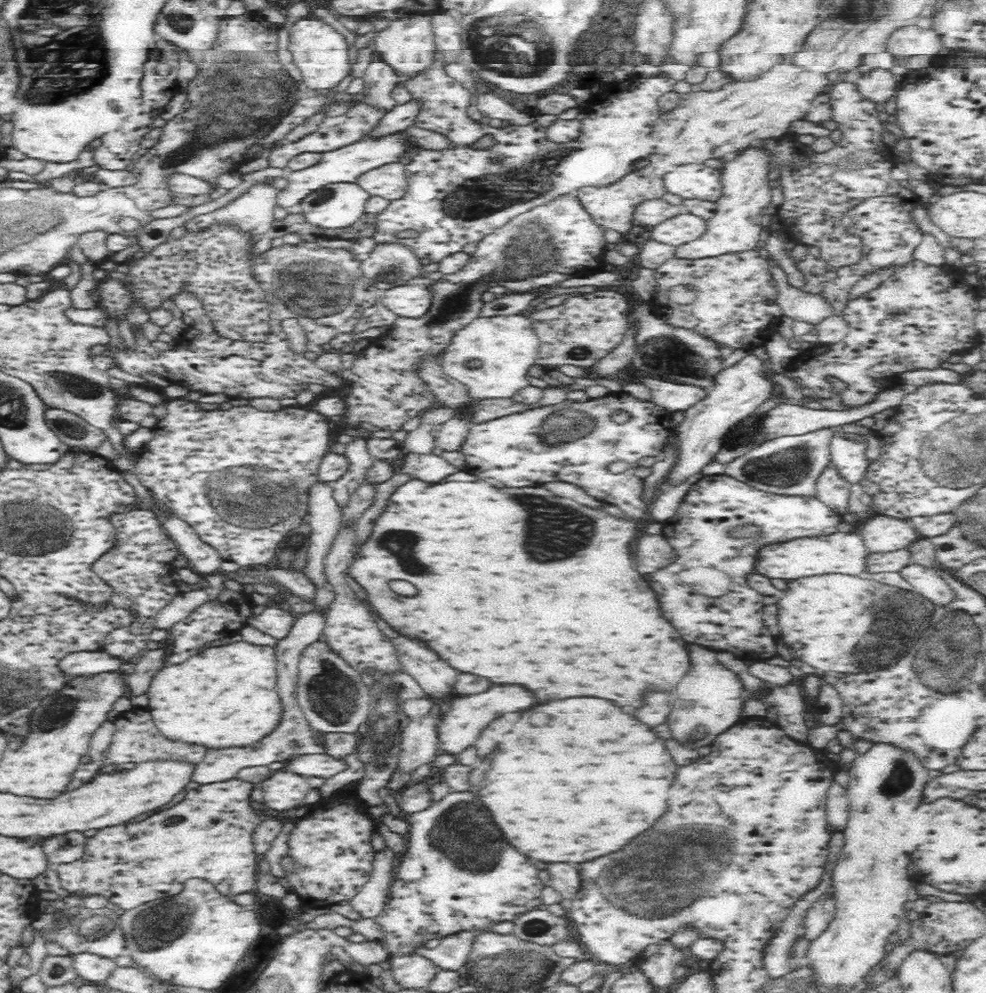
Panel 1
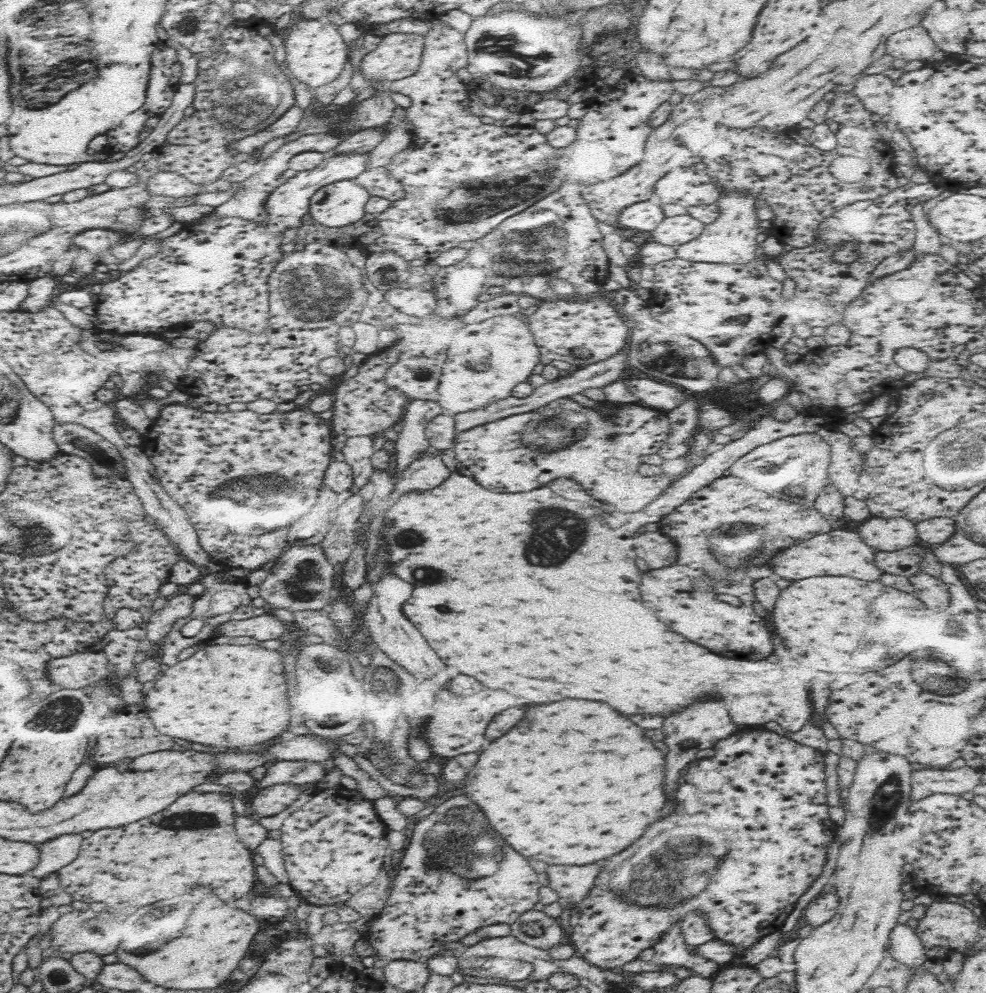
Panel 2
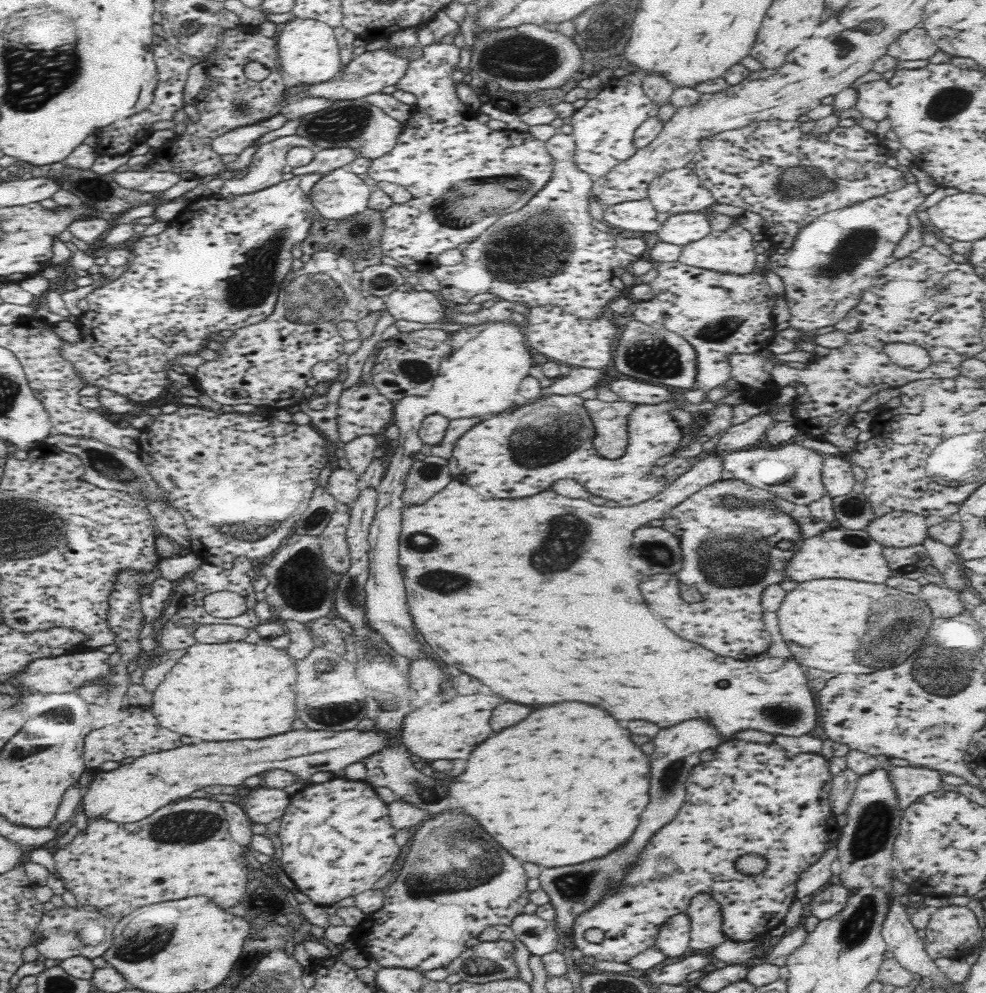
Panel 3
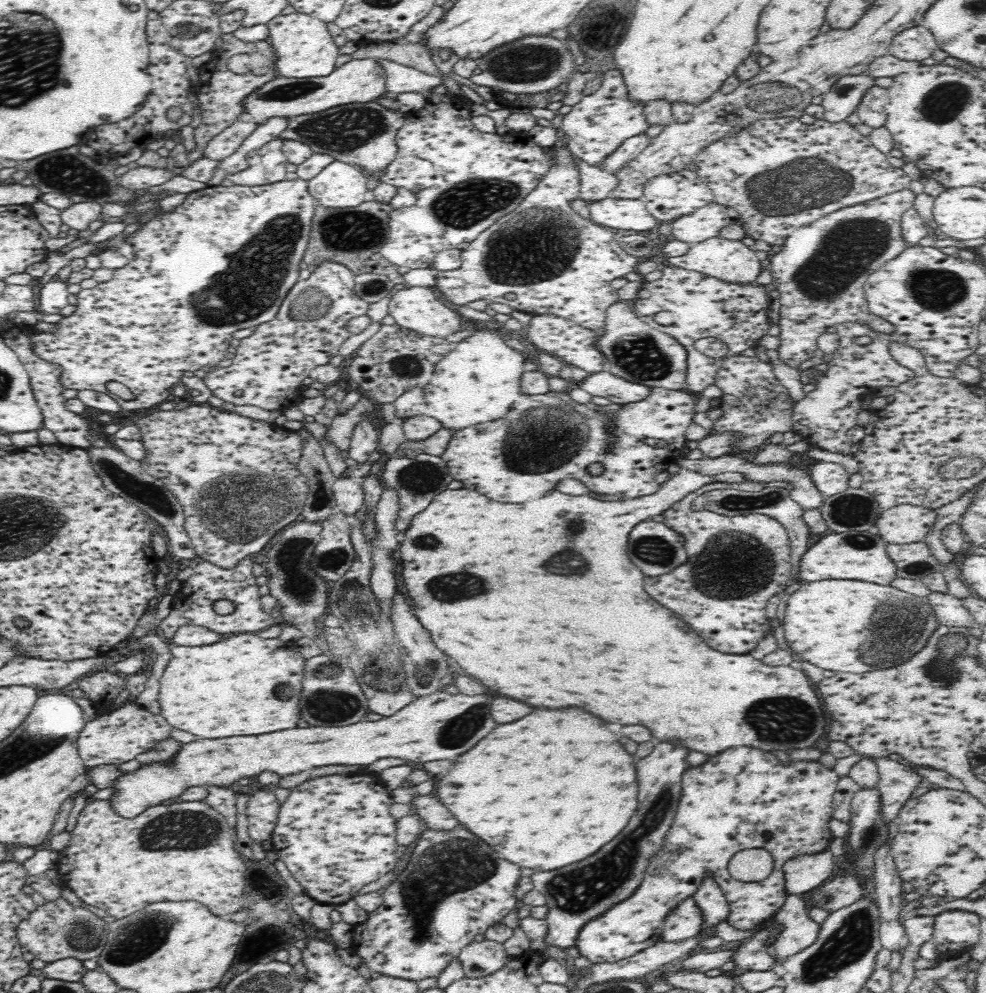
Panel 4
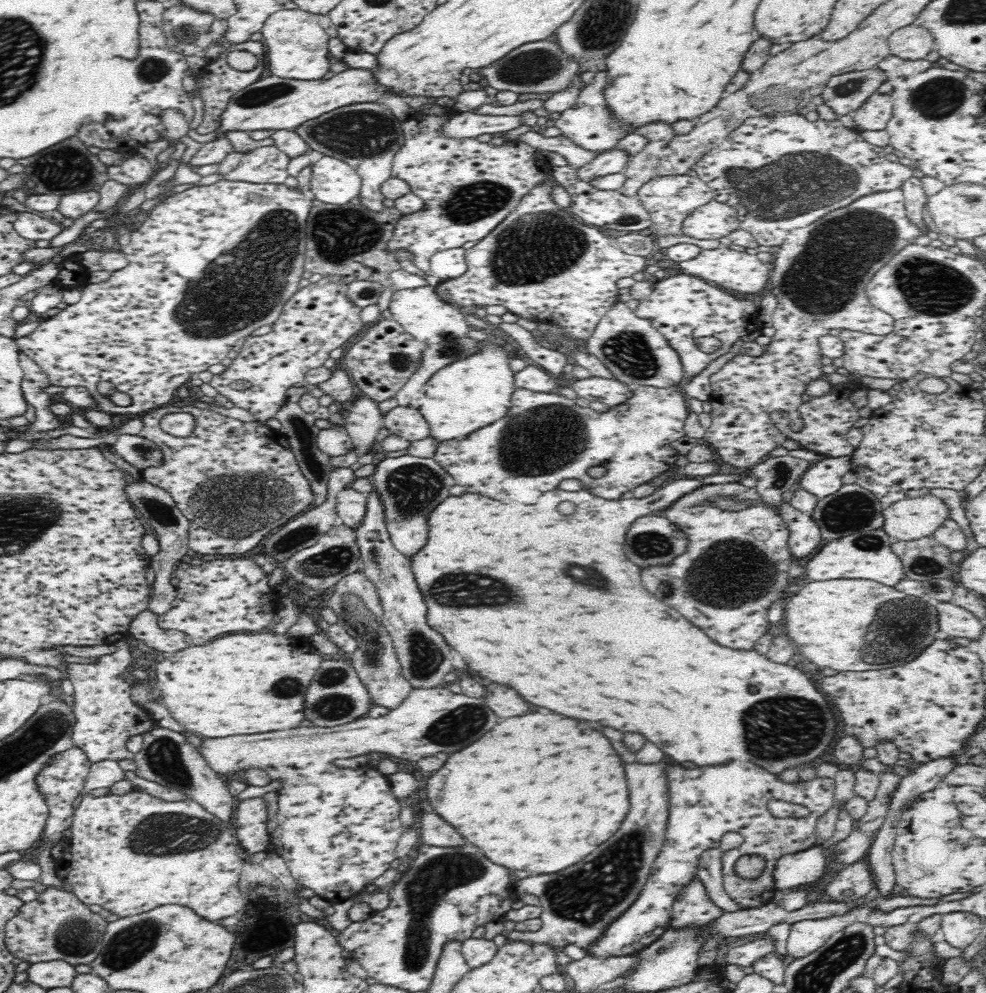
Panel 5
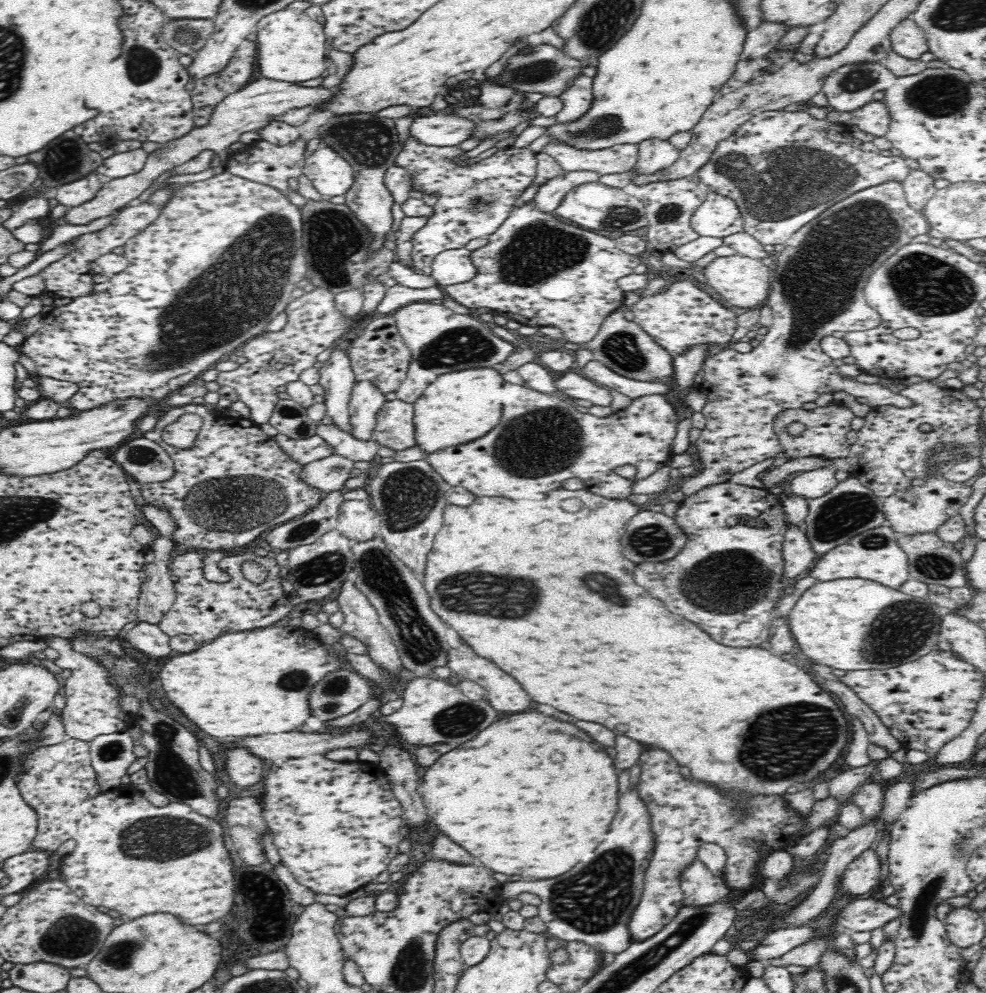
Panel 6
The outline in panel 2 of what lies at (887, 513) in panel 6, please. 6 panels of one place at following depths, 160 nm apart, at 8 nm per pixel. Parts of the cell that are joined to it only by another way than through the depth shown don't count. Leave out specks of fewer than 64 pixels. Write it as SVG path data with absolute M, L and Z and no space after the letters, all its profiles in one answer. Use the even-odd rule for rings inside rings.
M906 517L864 519L860 534L868 546L882 552L894 552L919 543L915 521Z

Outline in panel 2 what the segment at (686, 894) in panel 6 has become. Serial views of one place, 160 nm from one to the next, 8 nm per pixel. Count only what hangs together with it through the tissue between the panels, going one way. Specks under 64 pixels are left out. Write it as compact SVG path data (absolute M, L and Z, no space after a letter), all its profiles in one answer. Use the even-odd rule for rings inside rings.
M674 926L653 946L655 963L651 966L656 971L666 971L669 967L678 968L681 972L696 971L704 968L700 957L684 942L684 937Z

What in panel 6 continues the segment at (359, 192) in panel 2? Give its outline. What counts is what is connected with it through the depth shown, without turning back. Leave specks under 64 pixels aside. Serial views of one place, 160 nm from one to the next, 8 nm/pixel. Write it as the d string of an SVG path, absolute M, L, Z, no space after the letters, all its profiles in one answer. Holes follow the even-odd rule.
M321 145L305 160L303 174L312 182L316 191L328 199L345 195L354 184L351 165L332 148Z

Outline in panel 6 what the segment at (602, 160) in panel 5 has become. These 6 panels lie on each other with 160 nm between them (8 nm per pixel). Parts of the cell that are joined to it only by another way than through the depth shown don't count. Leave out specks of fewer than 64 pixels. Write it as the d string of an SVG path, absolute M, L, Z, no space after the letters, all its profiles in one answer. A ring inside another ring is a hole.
M575 171L564 173L548 180L538 190L533 199L537 208L542 212L554 214L559 204L566 198L566 194L582 184L591 182L597 178L592 171Z

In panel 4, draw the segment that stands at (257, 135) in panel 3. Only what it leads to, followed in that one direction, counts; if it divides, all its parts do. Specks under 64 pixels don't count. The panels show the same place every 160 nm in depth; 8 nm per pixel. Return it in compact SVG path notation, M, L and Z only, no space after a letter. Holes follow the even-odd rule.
M253 120L234 121L228 128L208 141L206 158L221 162L228 156L232 156L257 127L258 124Z

